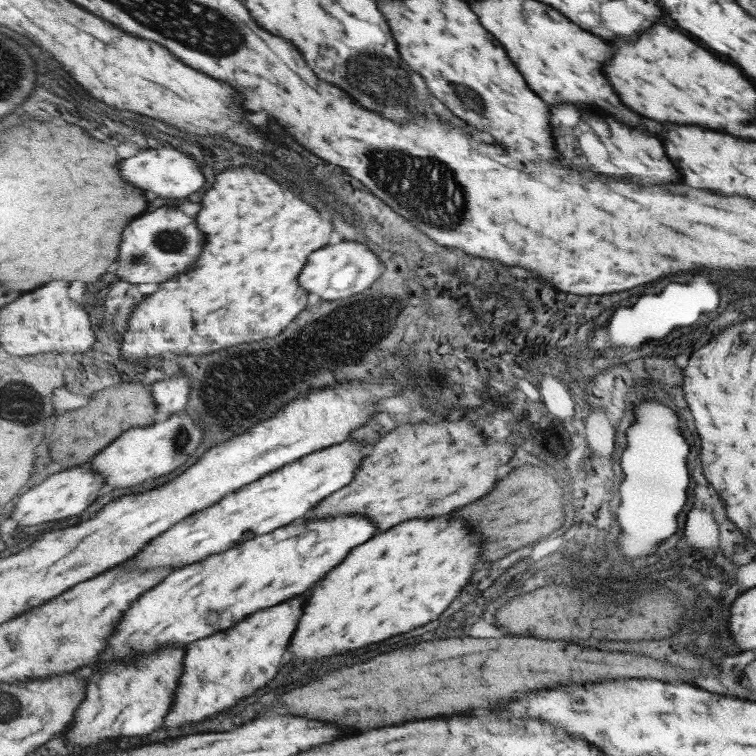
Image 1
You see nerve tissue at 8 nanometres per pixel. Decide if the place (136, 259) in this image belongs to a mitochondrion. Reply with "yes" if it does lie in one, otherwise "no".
yes

